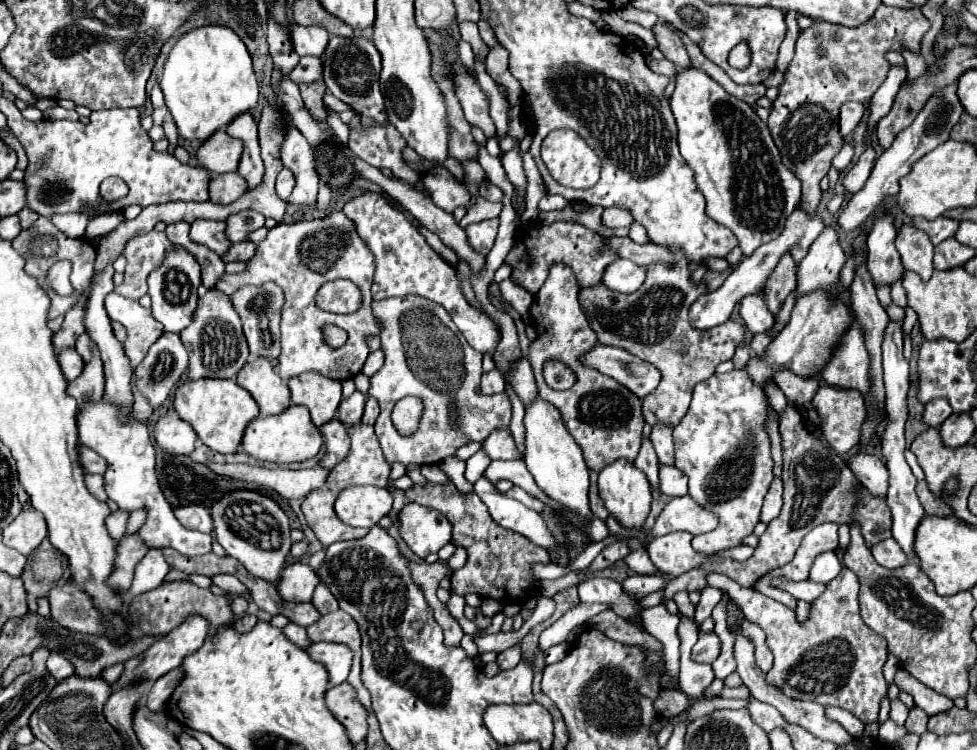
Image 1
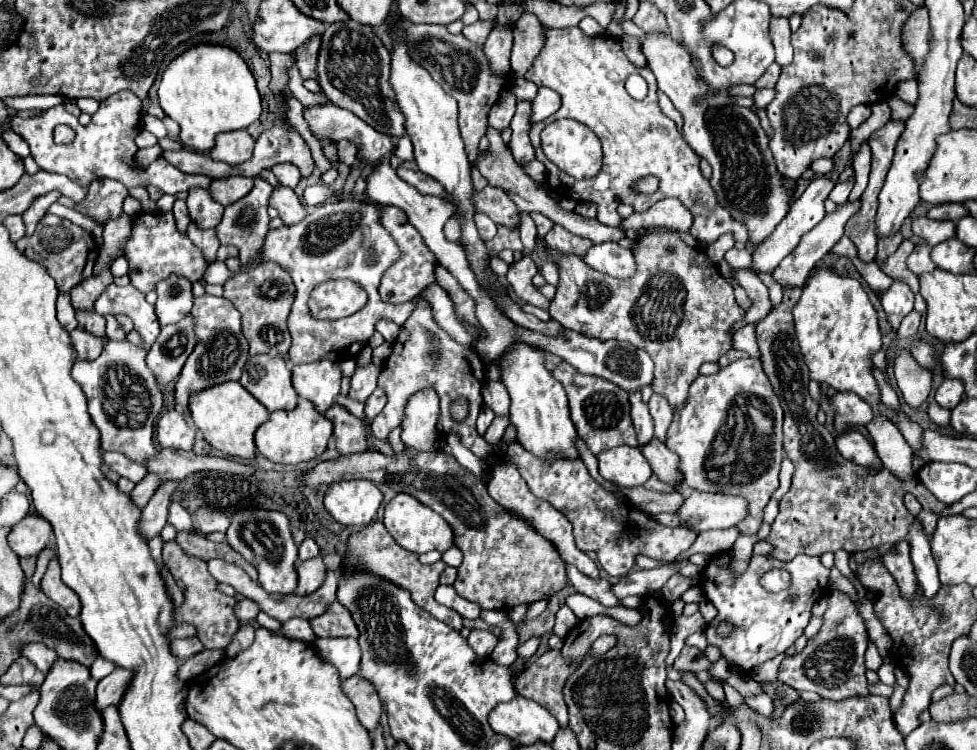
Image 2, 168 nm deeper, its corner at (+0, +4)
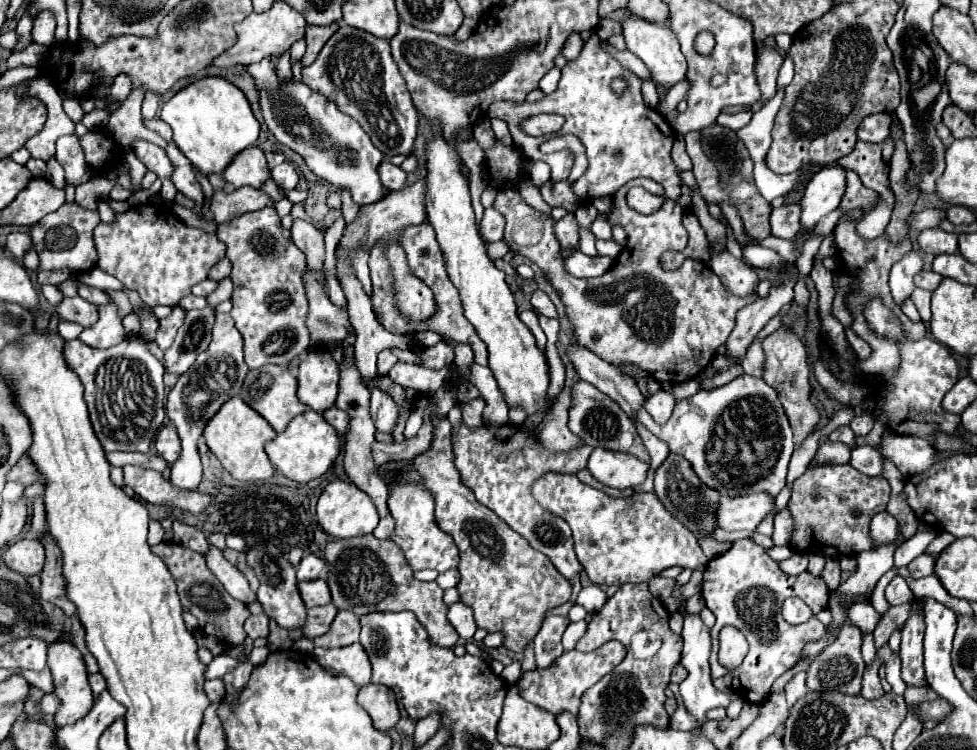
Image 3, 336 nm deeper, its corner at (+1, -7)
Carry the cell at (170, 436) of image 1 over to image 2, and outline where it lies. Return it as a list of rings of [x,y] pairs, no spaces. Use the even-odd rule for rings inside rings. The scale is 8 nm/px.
[[[166,411],[156,427],[156,437],[162,447],[190,451],[194,445],[194,429],[186,423],[184,415],[178,411]]]

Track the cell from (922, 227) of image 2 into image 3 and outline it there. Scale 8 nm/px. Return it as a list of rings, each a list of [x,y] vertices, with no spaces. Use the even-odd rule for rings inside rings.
[[[929,228],[929,230],[923,230],[917,238],[919,242],[919,248],[929,252],[929,254],[957,254],[959,248],[957,248],[957,234],[951,234],[951,232],[945,232],[941,228]]]

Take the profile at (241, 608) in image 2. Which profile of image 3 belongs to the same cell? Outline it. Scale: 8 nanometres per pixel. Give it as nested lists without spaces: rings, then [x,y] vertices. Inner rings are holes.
[[[259,614],[259,616],[251,616],[247,622],[245,622],[245,630],[247,630],[247,636],[257,640],[257,638],[267,638],[269,636],[269,616],[265,614]]]

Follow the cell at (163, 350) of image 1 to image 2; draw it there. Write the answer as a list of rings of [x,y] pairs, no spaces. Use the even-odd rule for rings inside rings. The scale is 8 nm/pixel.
[[[192,315],[184,317],[174,325],[162,327],[160,335],[156,337],[152,349],[146,355],[146,365],[154,373],[160,387],[168,385],[180,375],[182,365],[186,363],[194,345],[196,337]]]

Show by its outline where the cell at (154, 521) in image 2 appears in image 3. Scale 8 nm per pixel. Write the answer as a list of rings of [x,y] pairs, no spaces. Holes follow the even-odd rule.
[[[217,314],[217,324],[213,328],[213,340],[205,352],[201,352],[189,372],[181,374],[173,390],[167,398],[167,416],[175,424],[177,434],[181,438],[181,456],[171,466],[171,482],[185,490],[193,490],[199,486],[203,478],[201,460],[197,442],[203,436],[205,424],[219,412],[219,408],[233,396],[241,392],[241,384],[247,376],[249,368],[243,362],[243,338],[235,328],[235,322],[229,314]]]

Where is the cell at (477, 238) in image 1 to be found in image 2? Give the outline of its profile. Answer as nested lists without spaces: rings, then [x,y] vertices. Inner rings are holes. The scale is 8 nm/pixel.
[[[482,213],[474,215],[474,223],[476,223],[478,233],[480,233],[480,237],[482,237],[484,241],[490,241],[490,239],[496,235],[496,223],[494,223],[492,219],[488,219],[486,215],[482,215]]]

